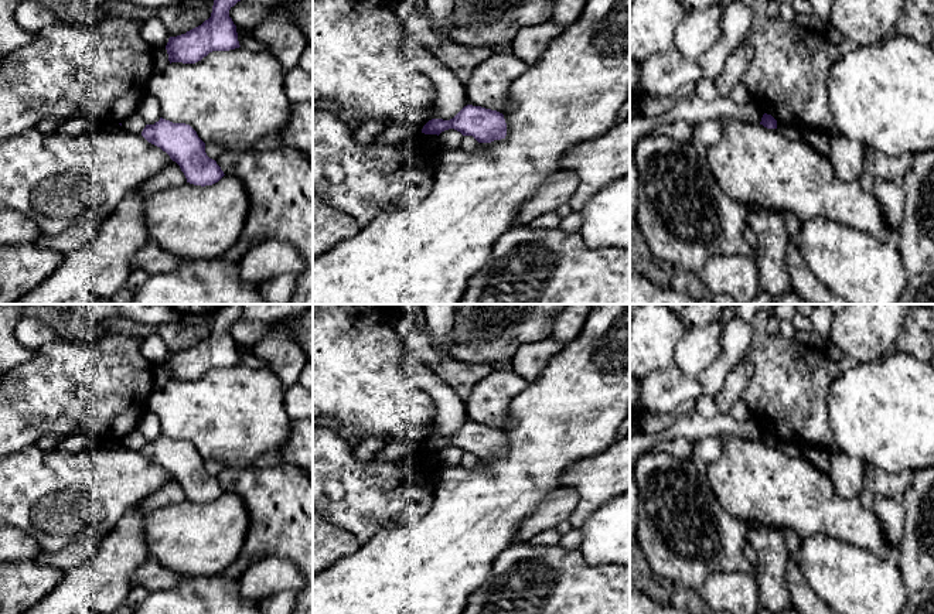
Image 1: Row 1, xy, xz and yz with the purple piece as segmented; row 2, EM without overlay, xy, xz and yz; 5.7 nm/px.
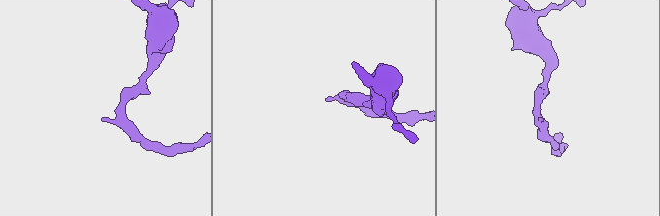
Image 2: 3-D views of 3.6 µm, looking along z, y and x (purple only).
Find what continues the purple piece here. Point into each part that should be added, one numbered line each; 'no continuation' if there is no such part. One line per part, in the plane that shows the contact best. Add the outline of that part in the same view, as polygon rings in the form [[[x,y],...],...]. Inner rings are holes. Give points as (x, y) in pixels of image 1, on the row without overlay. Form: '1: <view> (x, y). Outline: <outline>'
no continuation

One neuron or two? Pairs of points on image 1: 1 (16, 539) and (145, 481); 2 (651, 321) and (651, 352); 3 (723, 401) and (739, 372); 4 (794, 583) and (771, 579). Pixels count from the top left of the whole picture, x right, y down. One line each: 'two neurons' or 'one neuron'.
1: two neurons
2: one neuron
3: one neuron
4: two neurons

